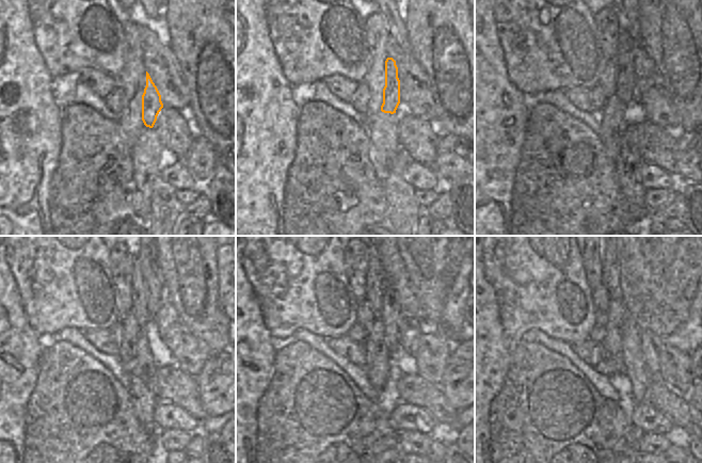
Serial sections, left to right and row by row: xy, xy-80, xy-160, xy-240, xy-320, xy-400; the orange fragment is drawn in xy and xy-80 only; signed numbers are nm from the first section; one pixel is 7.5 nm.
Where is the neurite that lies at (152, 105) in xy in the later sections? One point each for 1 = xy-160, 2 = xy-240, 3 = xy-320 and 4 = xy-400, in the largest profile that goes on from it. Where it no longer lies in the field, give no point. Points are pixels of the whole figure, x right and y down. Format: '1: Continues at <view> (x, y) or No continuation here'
1: Continues at xy-160 (625, 80)
2: Continues at xy-240 (145, 273)
3: Continues at xy-320 (376, 278)
4: Continues at xy-400 (609, 260)

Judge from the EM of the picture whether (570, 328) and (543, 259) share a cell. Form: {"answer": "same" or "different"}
{"answer": "same"}

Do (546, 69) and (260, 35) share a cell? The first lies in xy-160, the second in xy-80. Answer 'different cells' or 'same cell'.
different cells

